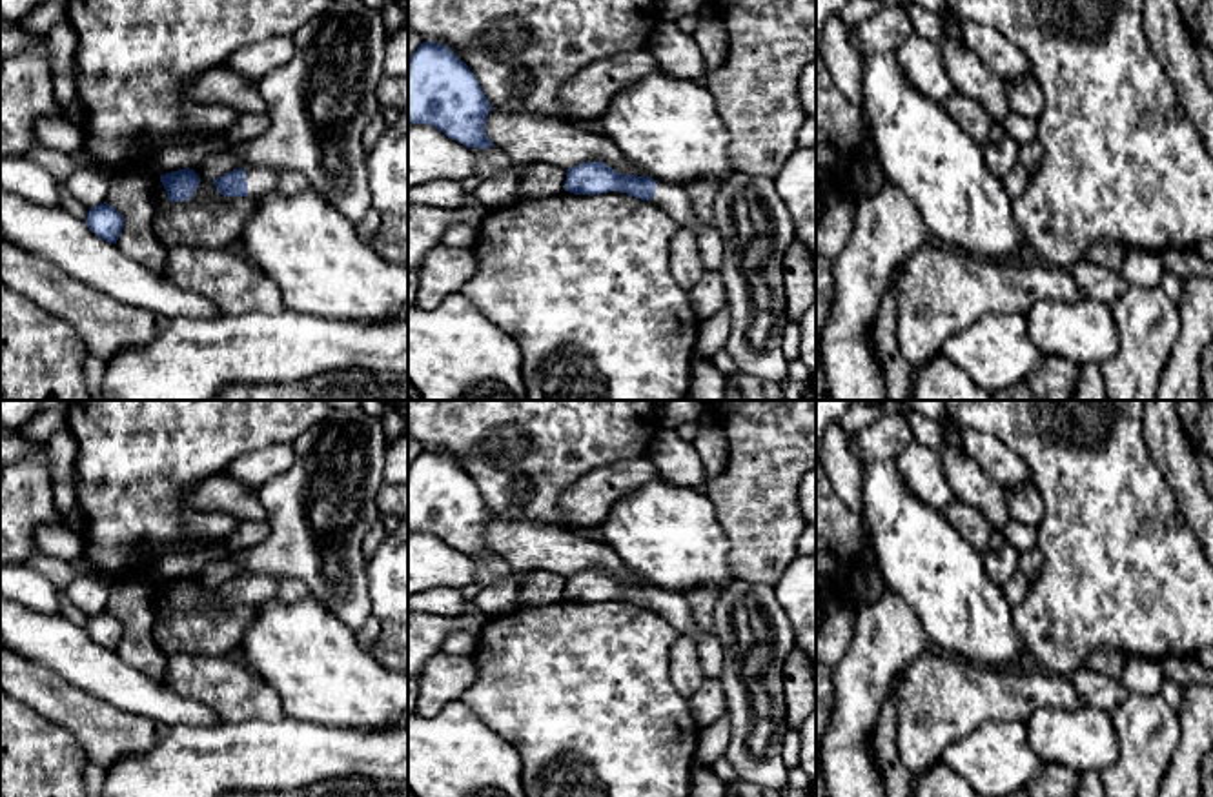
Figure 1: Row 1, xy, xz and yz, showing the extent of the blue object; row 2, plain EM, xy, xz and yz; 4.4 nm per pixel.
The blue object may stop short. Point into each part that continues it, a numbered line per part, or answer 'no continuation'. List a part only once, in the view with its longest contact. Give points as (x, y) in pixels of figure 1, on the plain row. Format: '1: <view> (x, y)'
1: xy (261, 586)

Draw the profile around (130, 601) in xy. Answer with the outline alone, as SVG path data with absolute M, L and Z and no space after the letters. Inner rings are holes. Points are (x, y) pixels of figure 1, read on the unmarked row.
M148 573L113 582L106 610L124 626L117 653L144 675L164 681L168 659L151 635L155 582Z

